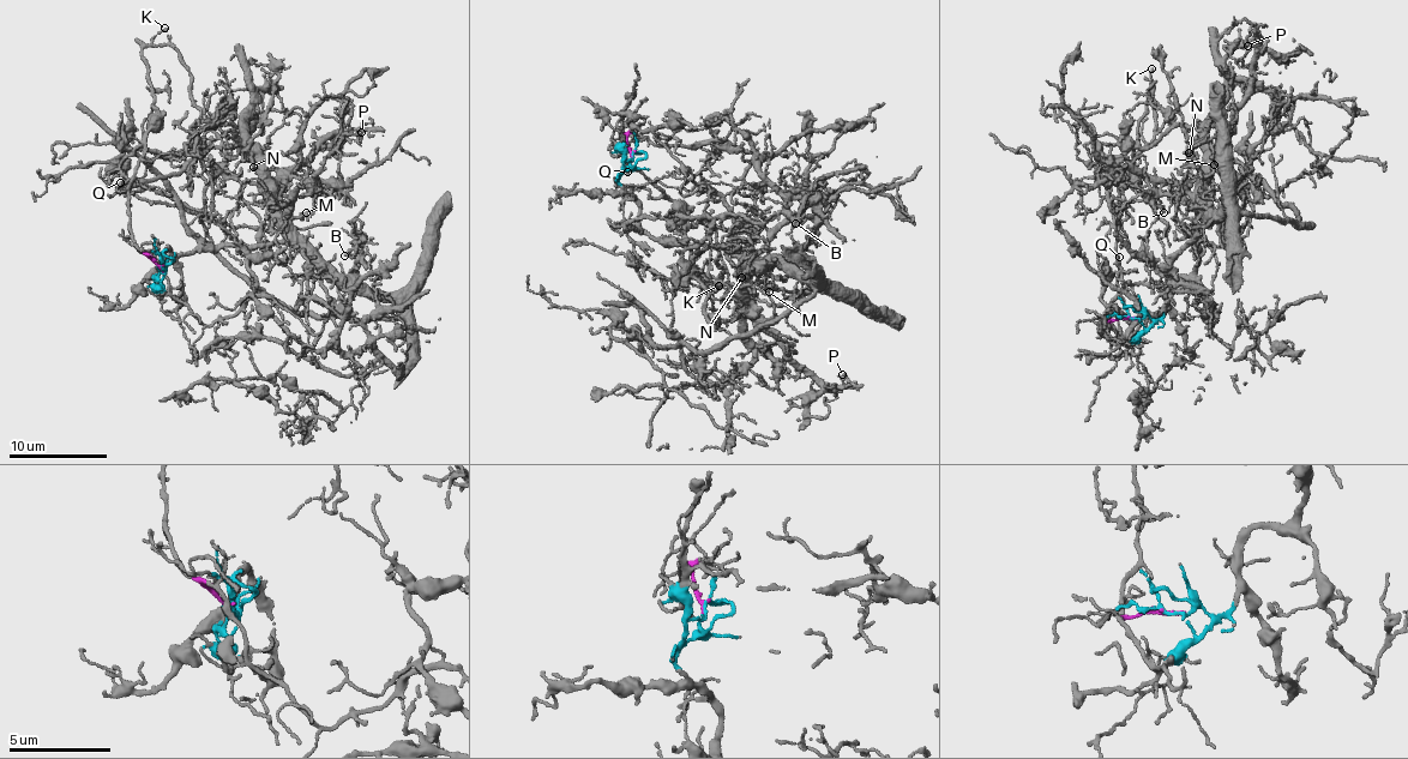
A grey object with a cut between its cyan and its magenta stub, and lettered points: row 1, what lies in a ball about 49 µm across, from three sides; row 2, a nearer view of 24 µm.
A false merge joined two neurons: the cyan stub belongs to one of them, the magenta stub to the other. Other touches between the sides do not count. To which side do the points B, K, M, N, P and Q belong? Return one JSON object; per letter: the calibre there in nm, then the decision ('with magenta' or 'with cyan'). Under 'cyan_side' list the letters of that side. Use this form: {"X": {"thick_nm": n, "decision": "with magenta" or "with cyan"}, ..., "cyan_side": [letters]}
{"B": {"thick_nm": 90, "decision": "with cyan"}, "K": {"thick_nm": 110, "decision": "with magenta"}, "M": {"thick_nm": 160, "decision": "with cyan"}, "N": {"thick_nm": 130, "decision": "with cyan"}, "P": {"thick_nm": 110, "decision": "with cyan"}, "Q": {"thick_nm": 110, "decision": "with magenta"}, "cyan_side": ["B", "M", "N", "P"]}

